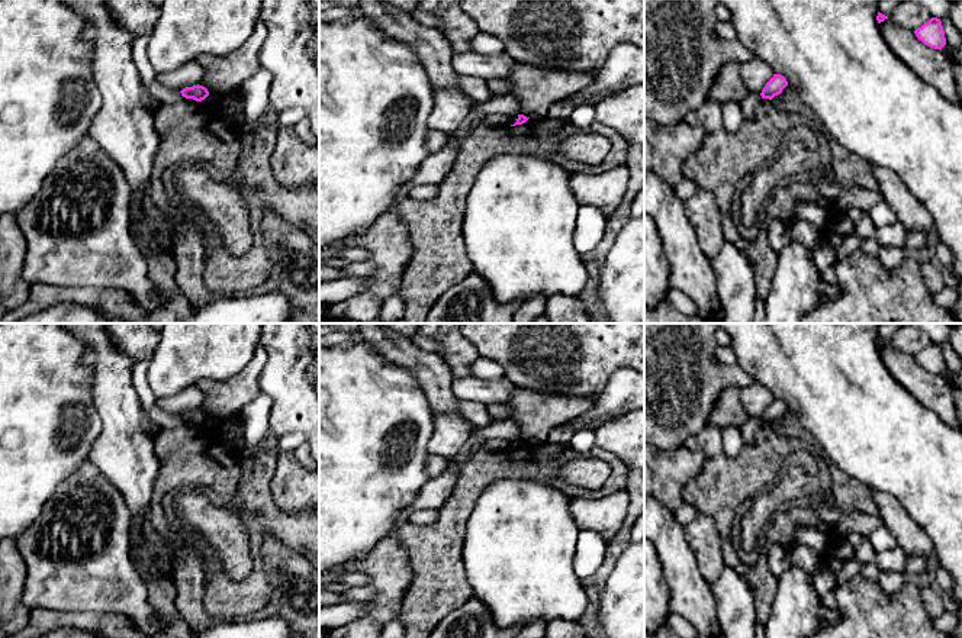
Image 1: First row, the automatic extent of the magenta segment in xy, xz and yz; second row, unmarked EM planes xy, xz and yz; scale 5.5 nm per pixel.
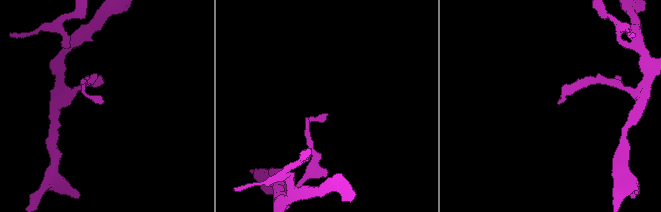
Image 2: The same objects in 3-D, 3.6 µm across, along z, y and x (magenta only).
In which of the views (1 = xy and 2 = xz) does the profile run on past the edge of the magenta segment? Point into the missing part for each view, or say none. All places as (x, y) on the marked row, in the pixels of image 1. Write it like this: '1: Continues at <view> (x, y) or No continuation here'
1: No continuation here
2: No continuation here

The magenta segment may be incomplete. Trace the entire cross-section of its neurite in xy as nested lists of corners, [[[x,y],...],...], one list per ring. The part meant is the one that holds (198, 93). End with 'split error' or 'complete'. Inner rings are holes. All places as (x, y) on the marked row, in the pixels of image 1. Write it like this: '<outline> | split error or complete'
[[[199,84],[193,87],[186,87],[180,93],[183,97],[193,99],[196,102],[202,102],[209,96],[207,88]]] | complete

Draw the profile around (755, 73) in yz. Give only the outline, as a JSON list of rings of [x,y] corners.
[[[759,58],[740,64],[741,80],[750,93],[762,93],[773,74],[773,70]]]

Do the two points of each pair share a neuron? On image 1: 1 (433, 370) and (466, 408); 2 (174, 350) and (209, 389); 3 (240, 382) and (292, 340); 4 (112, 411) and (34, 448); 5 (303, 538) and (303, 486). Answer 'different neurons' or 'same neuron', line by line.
1: different neurons
2: different neurons
3: different neurons
4: different neurons
5: different neurons

